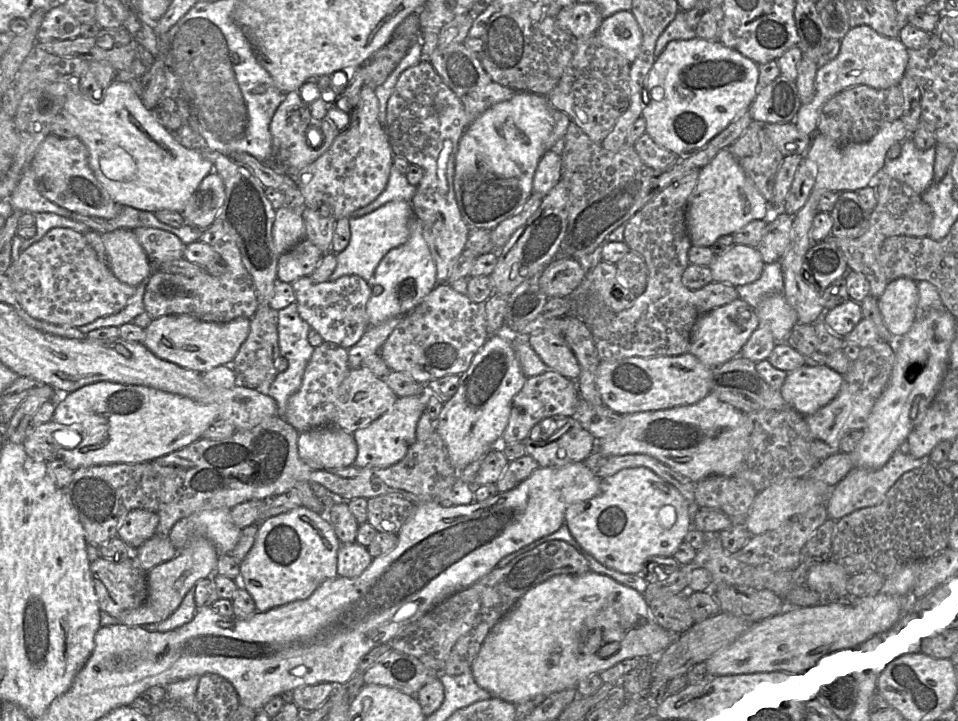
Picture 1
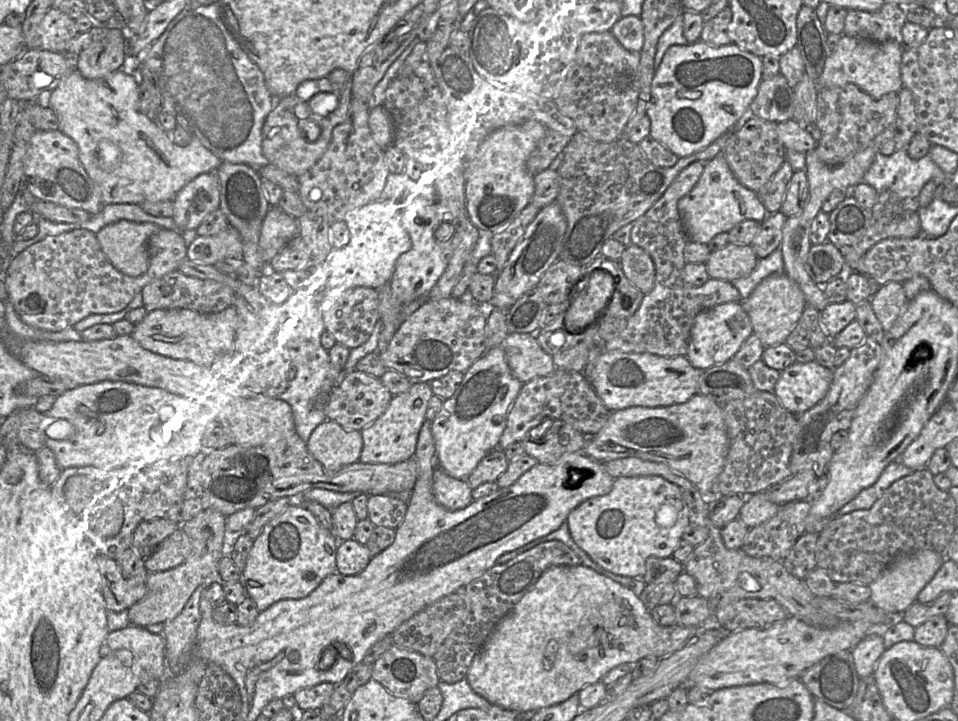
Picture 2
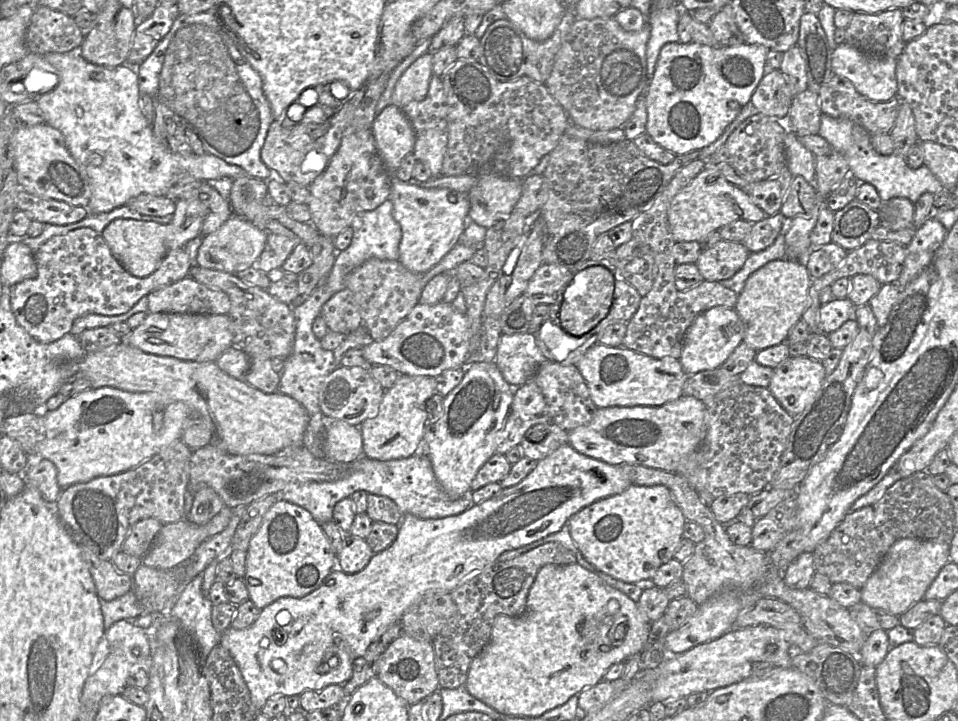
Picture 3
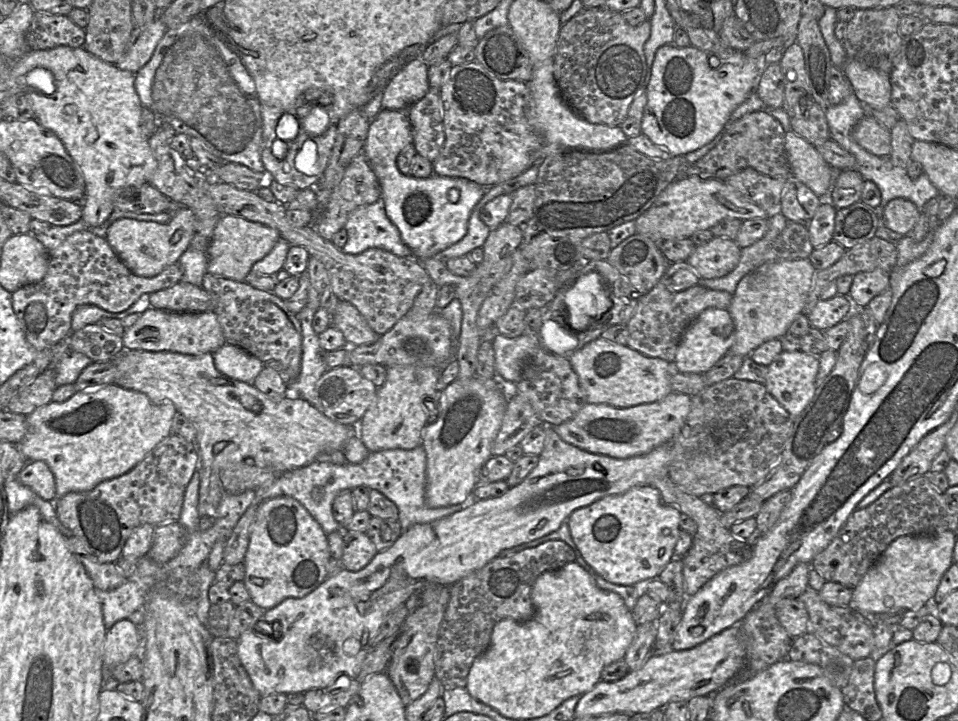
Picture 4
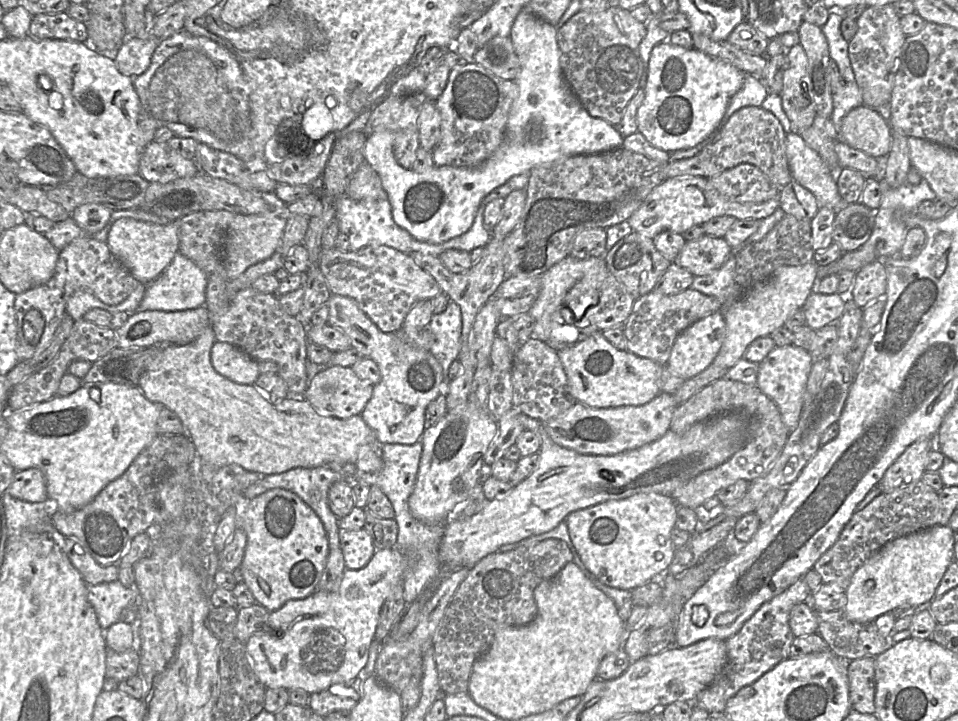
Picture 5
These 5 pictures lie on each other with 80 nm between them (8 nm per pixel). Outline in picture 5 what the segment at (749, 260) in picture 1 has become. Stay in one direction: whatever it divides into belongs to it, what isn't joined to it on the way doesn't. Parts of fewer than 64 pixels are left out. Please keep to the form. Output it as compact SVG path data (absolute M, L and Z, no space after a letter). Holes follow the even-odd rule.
M704 234L697 240L686 241L674 263L693 276L708 275L726 262L731 250L724 238Z

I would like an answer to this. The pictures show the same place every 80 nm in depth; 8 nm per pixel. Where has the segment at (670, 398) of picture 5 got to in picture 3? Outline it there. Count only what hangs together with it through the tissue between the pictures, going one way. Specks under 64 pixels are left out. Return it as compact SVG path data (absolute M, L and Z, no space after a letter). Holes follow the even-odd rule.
M682 395L660 406L598 408L589 423L568 432L569 444L579 453L612 465L638 464L685 476L686 460L707 433L706 404Z

